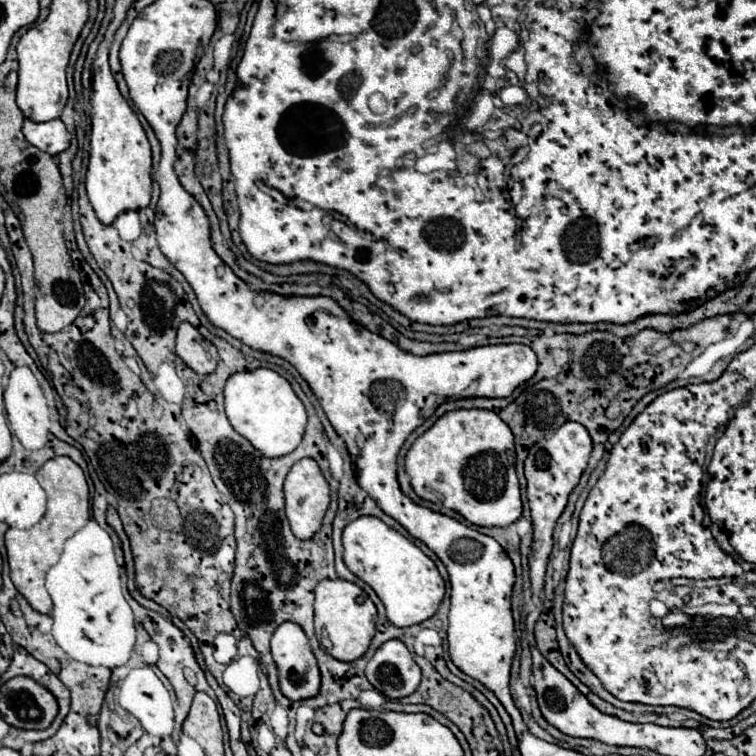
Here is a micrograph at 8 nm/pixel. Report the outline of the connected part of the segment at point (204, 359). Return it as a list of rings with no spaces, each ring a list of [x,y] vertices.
[[[183,322],[177,330],[177,356],[197,374],[205,376],[217,368],[217,348],[205,340],[199,330]]]

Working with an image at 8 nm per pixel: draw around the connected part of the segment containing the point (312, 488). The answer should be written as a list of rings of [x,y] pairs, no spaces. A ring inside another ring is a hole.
[[[303,458],[297,464],[293,464],[293,468],[289,470],[289,474],[285,478],[283,492],[285,492],[285,512],[287,512],[289,524],[293,526],[291,528],[293,534],[299,540],[313,538],[313,534],[319,530],[323,516],[327,512],[327,506],[329,506],[329,486],[327,486],[317,462],[311,458]]]

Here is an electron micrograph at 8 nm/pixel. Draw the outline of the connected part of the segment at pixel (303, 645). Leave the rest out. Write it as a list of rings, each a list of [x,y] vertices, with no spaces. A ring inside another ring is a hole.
[[[283,622],[275,630],[275,634],[271,638],[271,654],[273,654],[273,660],[279,670],[279,688],[281,688],[283,696],[287,696],[289,700],[307,700],[307,698],[315,698],[319,694],[319,688],[321,688],[319,666],[311,652],[309,640],[299,624]]]

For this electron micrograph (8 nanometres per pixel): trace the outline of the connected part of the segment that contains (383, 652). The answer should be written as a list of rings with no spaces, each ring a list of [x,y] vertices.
[[[389,640],[377,648],[365,668],[367,680],[387,698],[405,698],[421,682],[421,668],[401,640]]]

